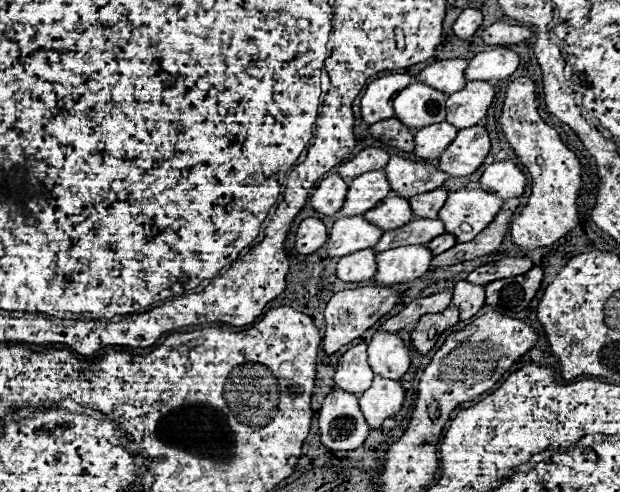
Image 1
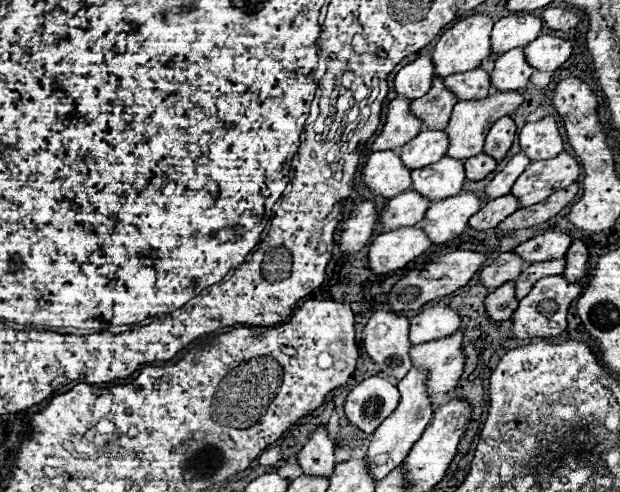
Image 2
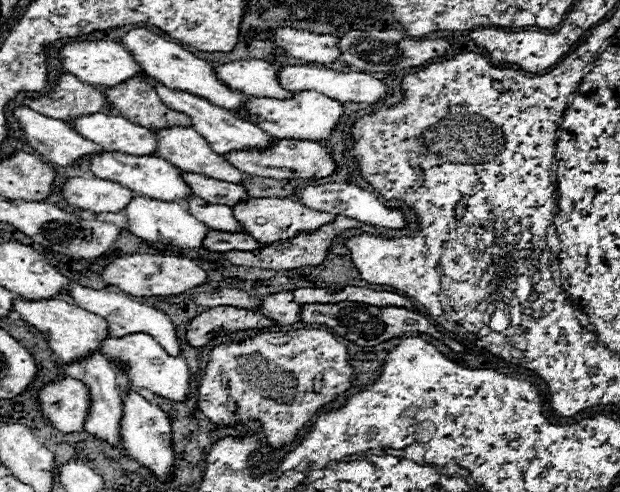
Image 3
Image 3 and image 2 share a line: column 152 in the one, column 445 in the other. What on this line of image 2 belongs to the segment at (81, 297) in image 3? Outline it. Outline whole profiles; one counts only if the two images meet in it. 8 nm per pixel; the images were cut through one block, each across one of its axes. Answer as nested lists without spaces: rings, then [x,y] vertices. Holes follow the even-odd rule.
[[[434,306],[410,320],[410,342],[416,346],[432,340],[442,340],[444,336],[452,336],[452,332],[456,332],[458,328],[460,328],[458,312]]]

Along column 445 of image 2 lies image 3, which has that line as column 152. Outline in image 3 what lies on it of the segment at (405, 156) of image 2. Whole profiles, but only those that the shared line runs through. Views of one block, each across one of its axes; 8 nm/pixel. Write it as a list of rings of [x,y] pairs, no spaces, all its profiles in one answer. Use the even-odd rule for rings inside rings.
[[[102,112],[82,116],[74,124],[88,140],[102,144],[104,150],[130,152],[132,156],[150,156],[156,152],[156,134],[122,116],[106,116]]]

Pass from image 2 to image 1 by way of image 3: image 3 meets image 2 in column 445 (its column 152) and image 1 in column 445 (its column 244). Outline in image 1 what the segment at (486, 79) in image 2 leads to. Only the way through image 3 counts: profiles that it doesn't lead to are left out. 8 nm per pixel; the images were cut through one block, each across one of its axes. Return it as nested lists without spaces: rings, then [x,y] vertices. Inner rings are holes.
[[[438,122],[438,124],[430,124],[426,128],[420,128],[414,134],[414,154],[420,160],[436,160],[440,158],[440,152],[444,152],[444,148],[448,148],[448,144],[452,144],[452,140],[456,138],[458,130],[448,124],[448,122]]]

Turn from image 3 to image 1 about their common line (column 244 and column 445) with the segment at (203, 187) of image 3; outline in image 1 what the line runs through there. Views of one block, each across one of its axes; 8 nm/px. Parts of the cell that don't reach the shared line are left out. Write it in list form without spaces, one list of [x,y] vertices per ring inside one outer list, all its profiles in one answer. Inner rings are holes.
[[[444,188],[426,192],[426,194],[416,194],[408,202],[412,204],[414,216],[438,216],[438,210],[444,206],[448,192]]]

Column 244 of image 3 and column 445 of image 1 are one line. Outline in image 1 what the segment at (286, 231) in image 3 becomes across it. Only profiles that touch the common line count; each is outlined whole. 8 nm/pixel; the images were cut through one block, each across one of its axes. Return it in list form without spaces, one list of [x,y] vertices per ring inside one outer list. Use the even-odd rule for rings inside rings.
[[[462,188],[448,194],[446,204],[440,210],[440,220],[444,220],[446,232],[452,232],[452,236],[456,236],[456,242],[462,244],[472,240],[494,220],[502,202],[504,200],[500,200],[498,196],[484,192],[480,188]],[[462,224],[468,224],[470,232],[462,232]]]

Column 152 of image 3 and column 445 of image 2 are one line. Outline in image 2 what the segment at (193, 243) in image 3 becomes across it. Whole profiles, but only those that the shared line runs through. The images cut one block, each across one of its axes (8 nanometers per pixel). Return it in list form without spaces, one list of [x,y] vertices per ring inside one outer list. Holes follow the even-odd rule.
[[[464,192],[464,194],[452,196],[452,198],[440,200],[440,202],[432,202],[432,206],[428,208],[428,212],[424,216],[426,226],[422,230],[426,232],[426,236],[430,238],[432,244],[444,244],[444,242],[456,238],[460,232],[464,232],[468,226],[468,218],[478,210],[480,210],[480,198],[472,192]]]

